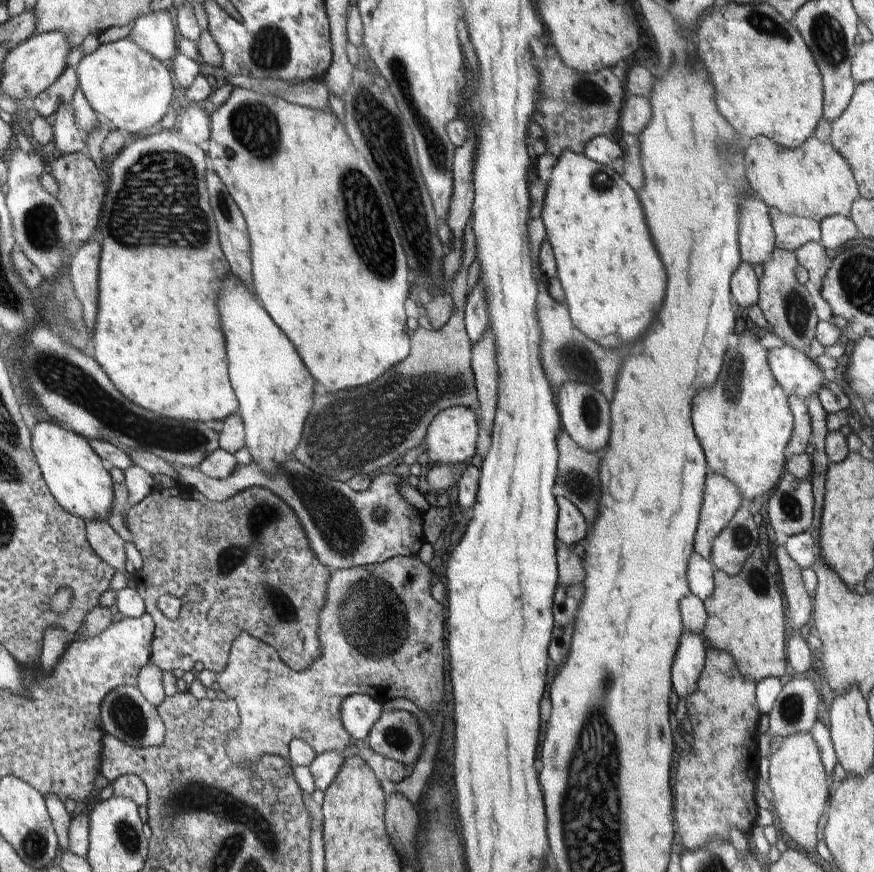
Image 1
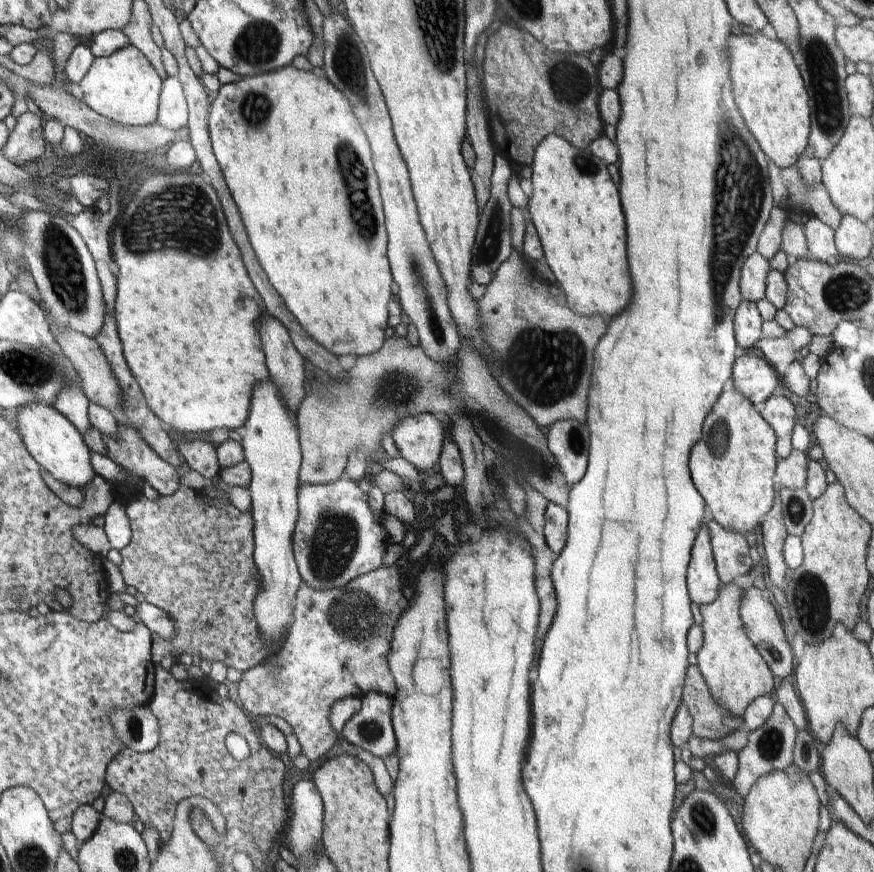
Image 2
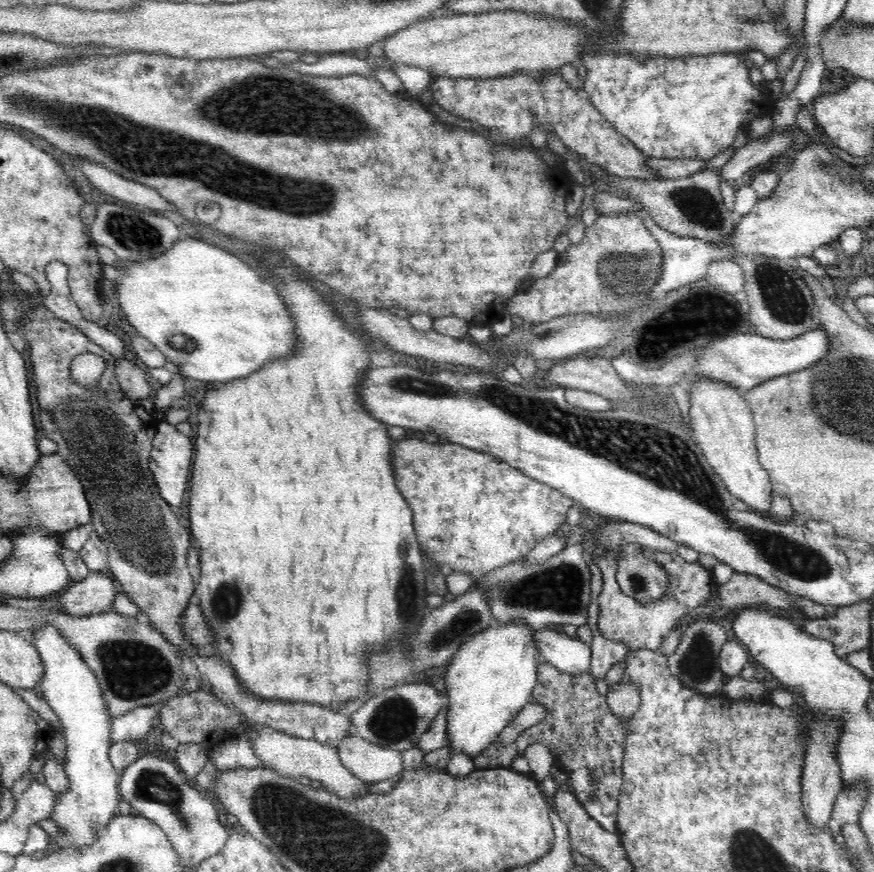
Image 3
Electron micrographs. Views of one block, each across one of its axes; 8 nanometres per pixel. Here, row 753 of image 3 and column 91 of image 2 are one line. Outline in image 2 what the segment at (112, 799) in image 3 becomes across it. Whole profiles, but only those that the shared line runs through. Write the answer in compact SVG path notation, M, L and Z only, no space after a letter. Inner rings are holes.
M125 46L107 58L95 58L89 72L79 84L83 104L95 114L123 126L151 126L157 124L161 78L155 74L147 58L133 46Z

